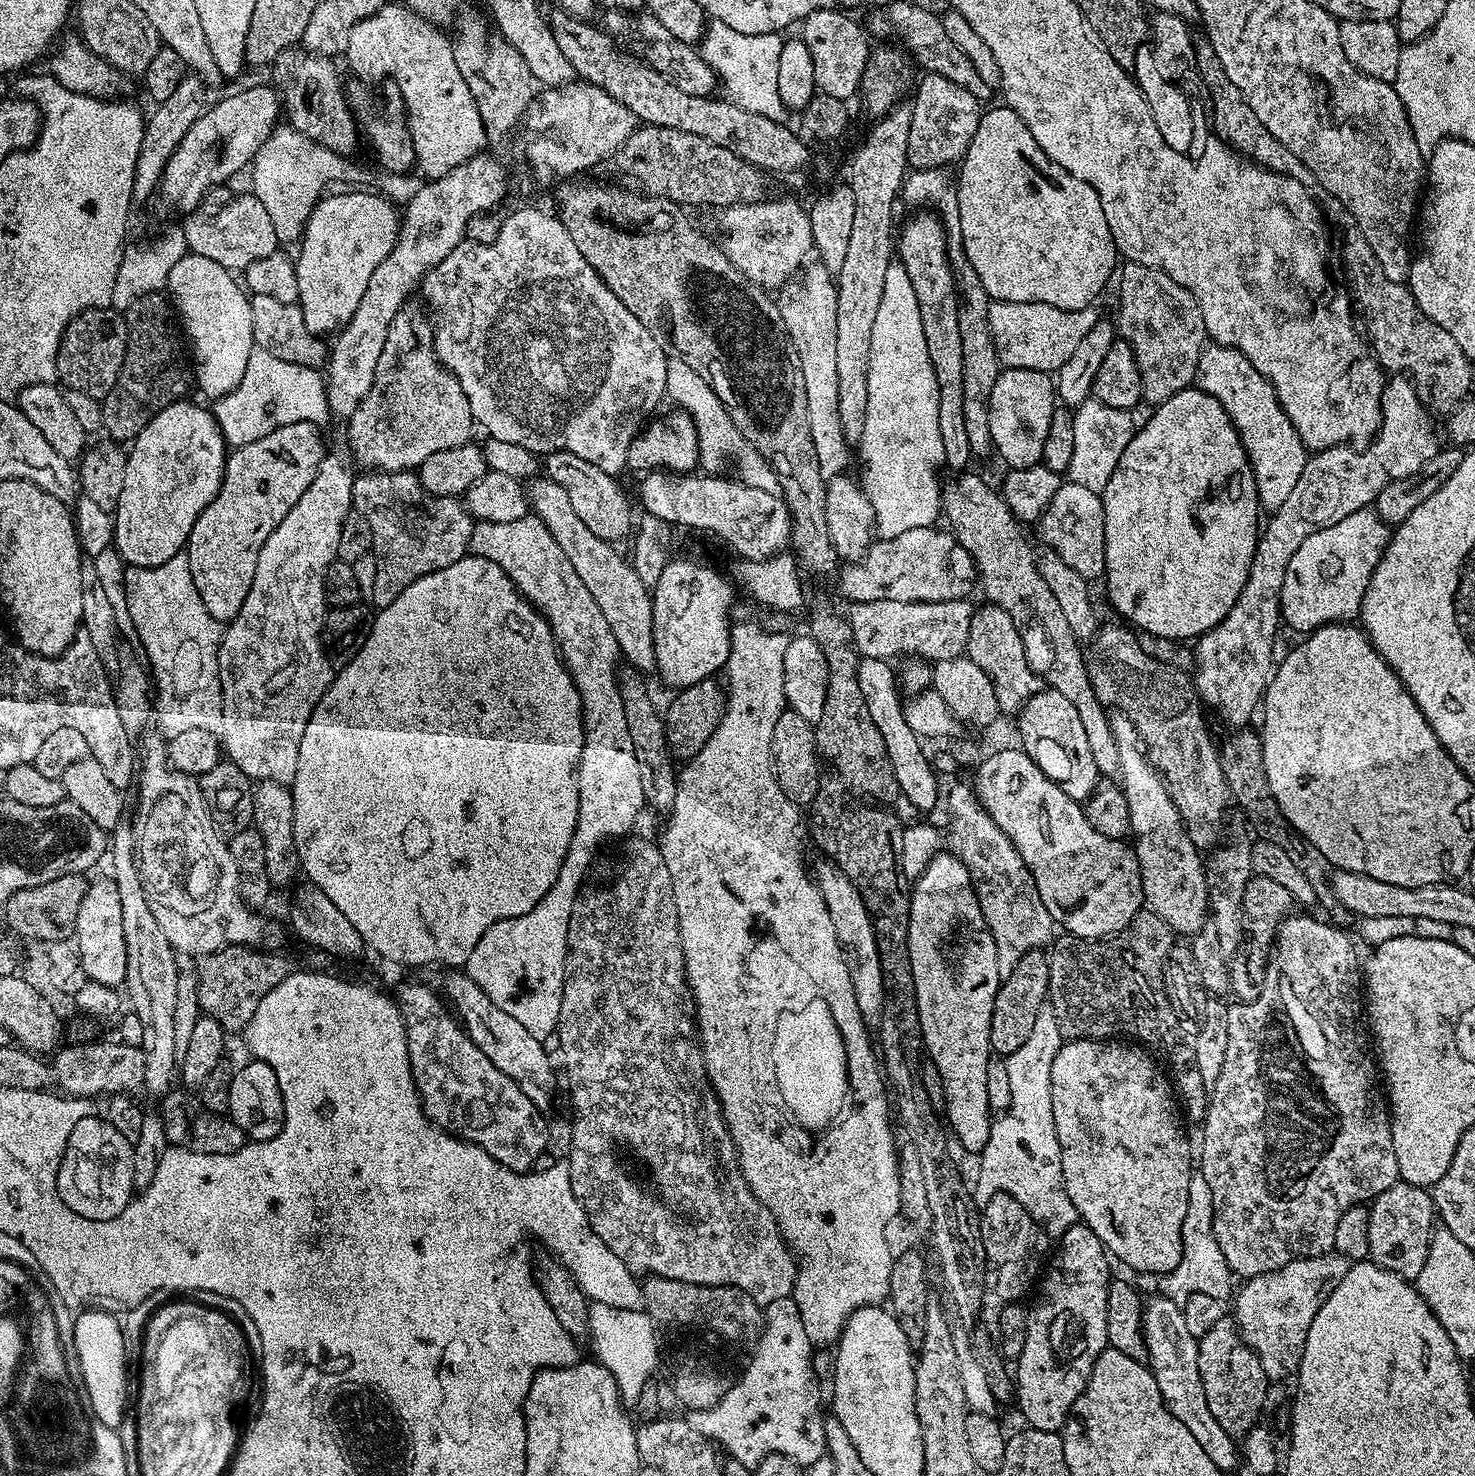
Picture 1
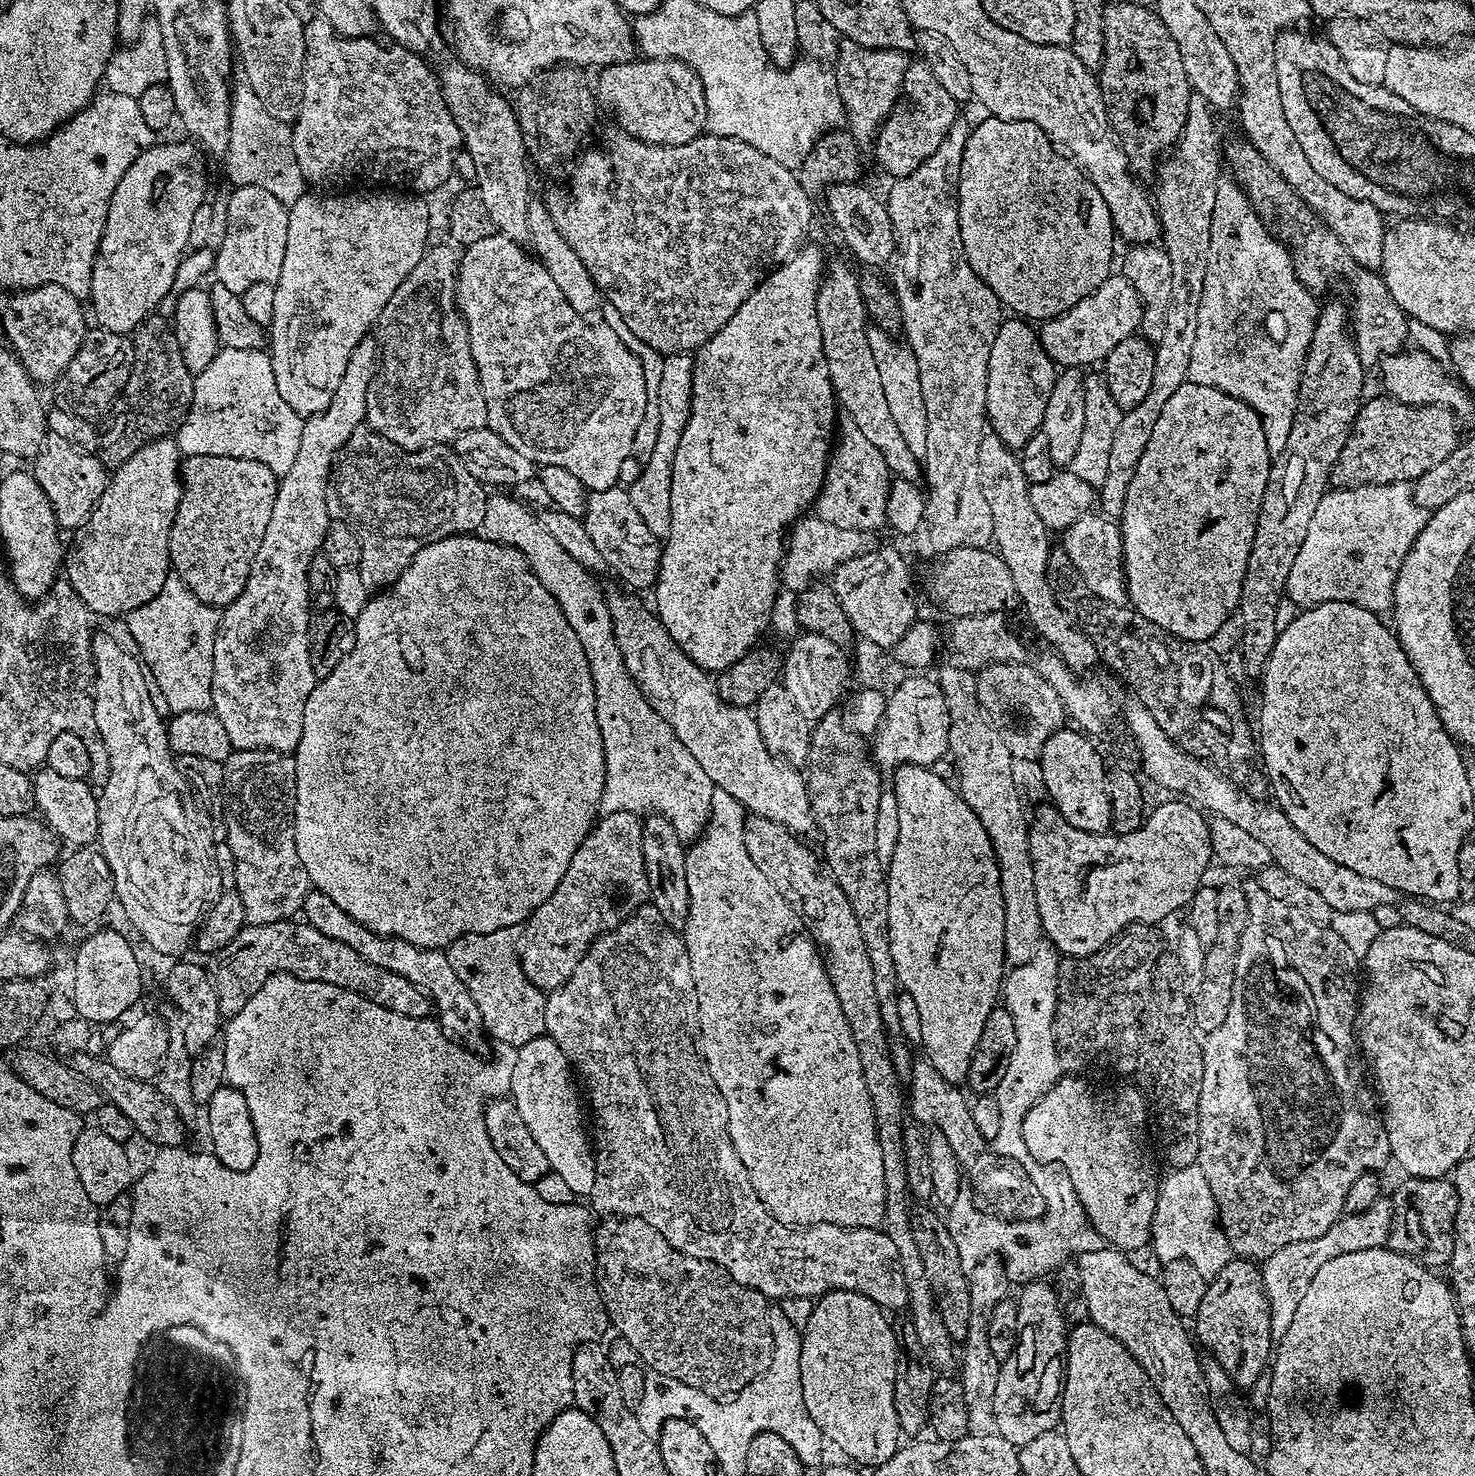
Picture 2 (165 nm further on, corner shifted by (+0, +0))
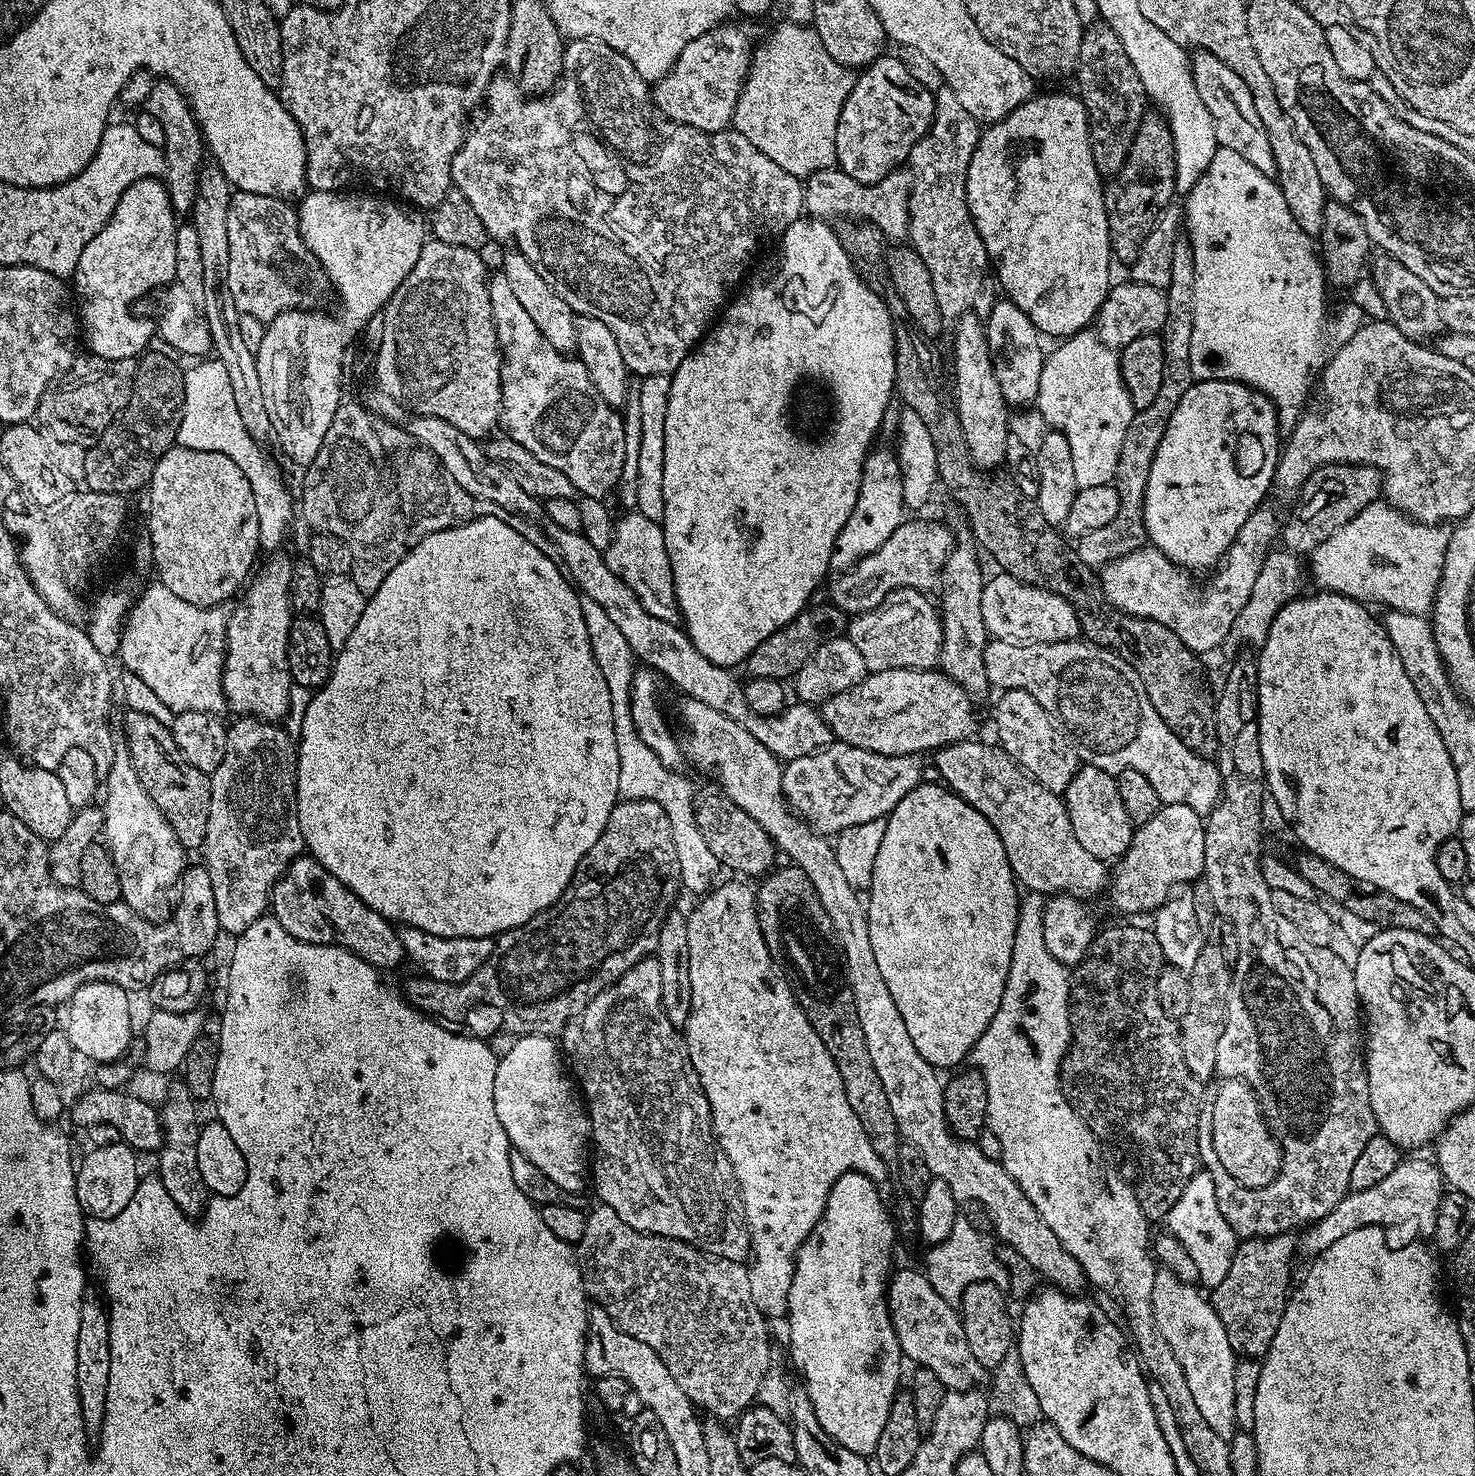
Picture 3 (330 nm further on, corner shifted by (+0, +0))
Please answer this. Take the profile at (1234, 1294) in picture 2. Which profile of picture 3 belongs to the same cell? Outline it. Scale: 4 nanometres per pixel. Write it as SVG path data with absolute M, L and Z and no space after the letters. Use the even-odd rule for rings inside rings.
M1290 1232L1277 1236L1253 1236L1237 1243L1230 1270L1226 1270L1226 1278L1222 1278L1222 1282L1218 1282L1218 1286L1210 1292L1212 1308L1218 1318L1222 1318L1222 1326L1226 1326L1226 1338L1230 1338L1230 1346L1237 1357L1262 1358L1270 1350L1270 1342L1274 1342L1274 1334L1278 1334L1278 1322L1282 1322L1284 1306L1288 1303L1290 1285L1293 1283L1292 1255L1297 1255L1297 1252L1297 1237Z

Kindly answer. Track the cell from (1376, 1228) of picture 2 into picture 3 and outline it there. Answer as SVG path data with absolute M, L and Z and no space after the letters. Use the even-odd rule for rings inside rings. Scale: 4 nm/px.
M1401 1159L1398 1166L1382 1182L1361 1192L1349 1191L1348 1195L1330 1210L1326 1218L1317 1220L1303 1229L1298 1240L1298 1248L1305 1252L1308 1258L1315 1258L1325 1252L1338 1238L1346 1238L1350 1230L1362 1230L1366 1226L1390 1230L1390 1240L1393 1245L1403 1246L1423 1241L1436 1235L1436 1219L1440 1213L1440 1201L1444 1198L1446 1185L1439 1168L1431 1159L1408 1160Z

